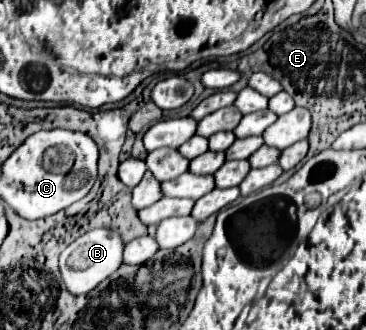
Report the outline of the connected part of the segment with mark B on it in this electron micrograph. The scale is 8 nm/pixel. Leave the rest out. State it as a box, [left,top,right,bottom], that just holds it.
[60,228,126,296]

